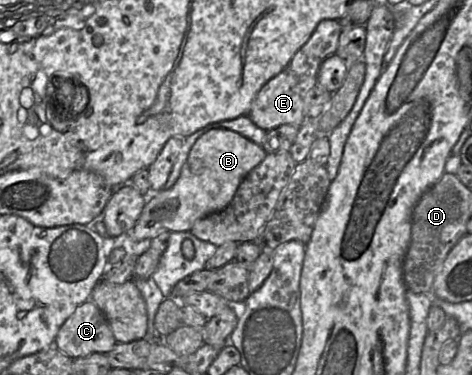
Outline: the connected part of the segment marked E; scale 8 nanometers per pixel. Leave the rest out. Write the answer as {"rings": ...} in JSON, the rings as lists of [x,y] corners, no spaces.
{"rings":[[[321,20],[308,41],[283,69],[257,91],[247,114],[257,127],[269,131],[285,124],[300,126],[304,122],[304,99],[317,84],[317,74],[321,63],[328,56],[335,54],[341,30],[342,27],[338,20]]]}

